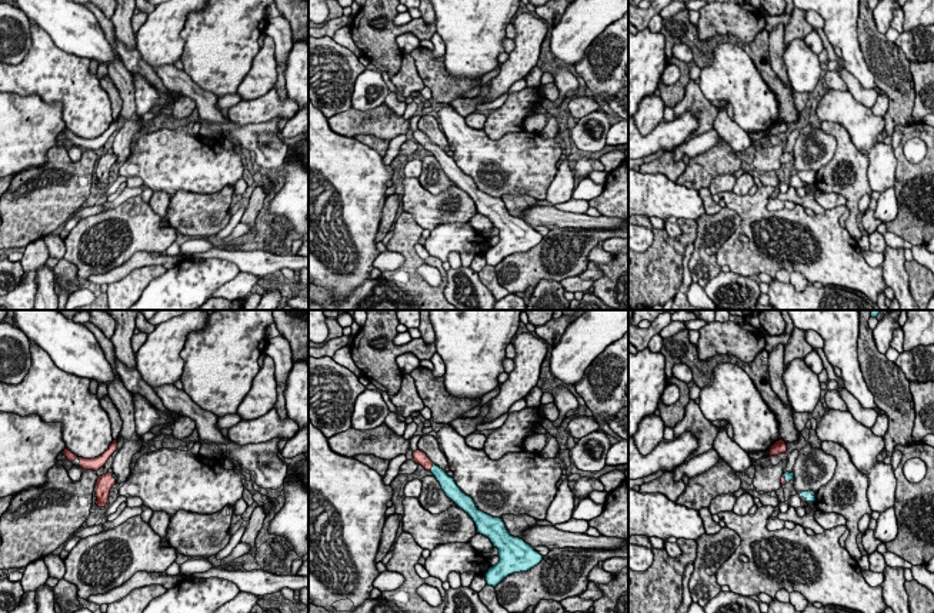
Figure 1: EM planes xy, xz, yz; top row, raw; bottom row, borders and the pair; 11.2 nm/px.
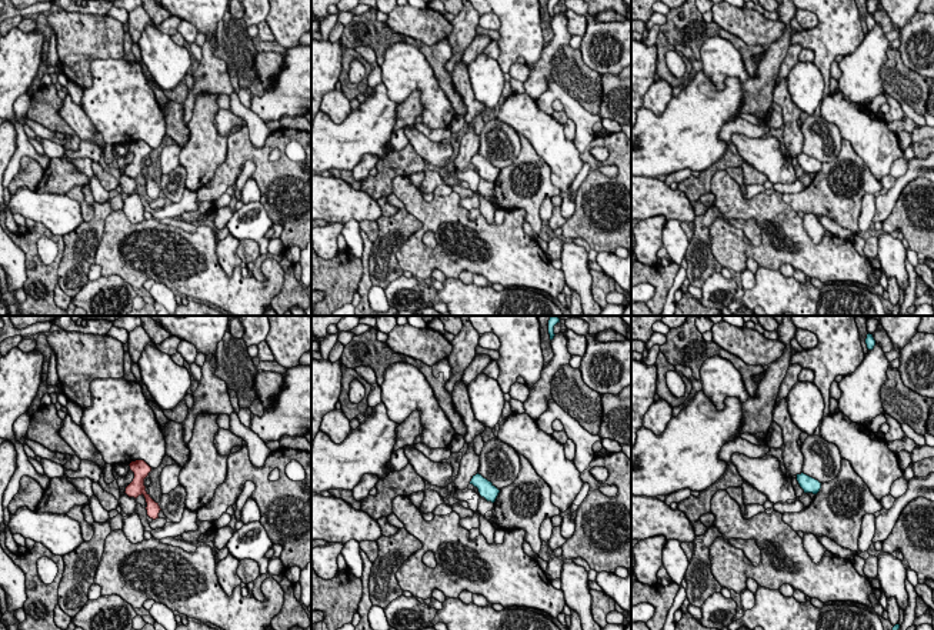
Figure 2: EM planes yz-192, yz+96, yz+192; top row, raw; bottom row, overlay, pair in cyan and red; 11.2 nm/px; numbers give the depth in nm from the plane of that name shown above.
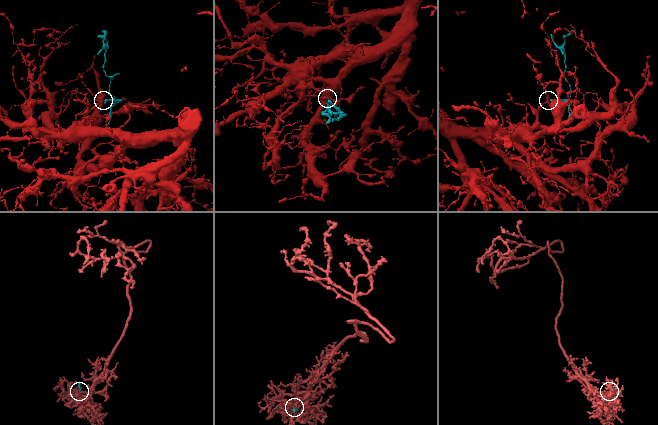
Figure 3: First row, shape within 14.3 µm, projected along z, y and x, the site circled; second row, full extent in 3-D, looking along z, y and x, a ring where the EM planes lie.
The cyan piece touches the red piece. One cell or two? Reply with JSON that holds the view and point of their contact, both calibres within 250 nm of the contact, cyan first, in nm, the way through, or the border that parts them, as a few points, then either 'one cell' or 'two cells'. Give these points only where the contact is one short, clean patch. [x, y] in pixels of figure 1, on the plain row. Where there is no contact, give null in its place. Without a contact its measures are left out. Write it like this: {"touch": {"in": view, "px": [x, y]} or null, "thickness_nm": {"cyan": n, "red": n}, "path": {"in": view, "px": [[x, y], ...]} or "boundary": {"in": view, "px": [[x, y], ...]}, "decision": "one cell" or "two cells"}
{"touch": {"in": "xz", "px": [432, 147]}, "thickness_nm": {"cyan": 170, "red": 160}, "path": {"in": "xz", "px": [[447, 163], [432, 147], [420, 137]]}, "decision": "one cell"}

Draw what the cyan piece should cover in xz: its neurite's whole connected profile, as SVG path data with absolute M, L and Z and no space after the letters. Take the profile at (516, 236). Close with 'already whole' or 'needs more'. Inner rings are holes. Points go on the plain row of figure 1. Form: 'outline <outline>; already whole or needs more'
outline M418 129L413 131L413 137L417 144L433 153L446 176L473 199L477 213L488 217L493 226L498 229L500 241L484 254L488 266L496 267L508 254L527 251L543 240L534 227L508 213L503 199L478 190L473 179L463 173L454 159L436 146L424 131Z; needs more

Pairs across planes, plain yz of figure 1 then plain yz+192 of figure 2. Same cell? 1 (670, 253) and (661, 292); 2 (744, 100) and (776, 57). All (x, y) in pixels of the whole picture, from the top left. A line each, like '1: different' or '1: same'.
1: same
2: different

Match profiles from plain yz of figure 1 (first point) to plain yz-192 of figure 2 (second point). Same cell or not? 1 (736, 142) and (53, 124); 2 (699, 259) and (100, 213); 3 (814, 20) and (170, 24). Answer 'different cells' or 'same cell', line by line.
1: different cells
2: same cell
3: different cells

